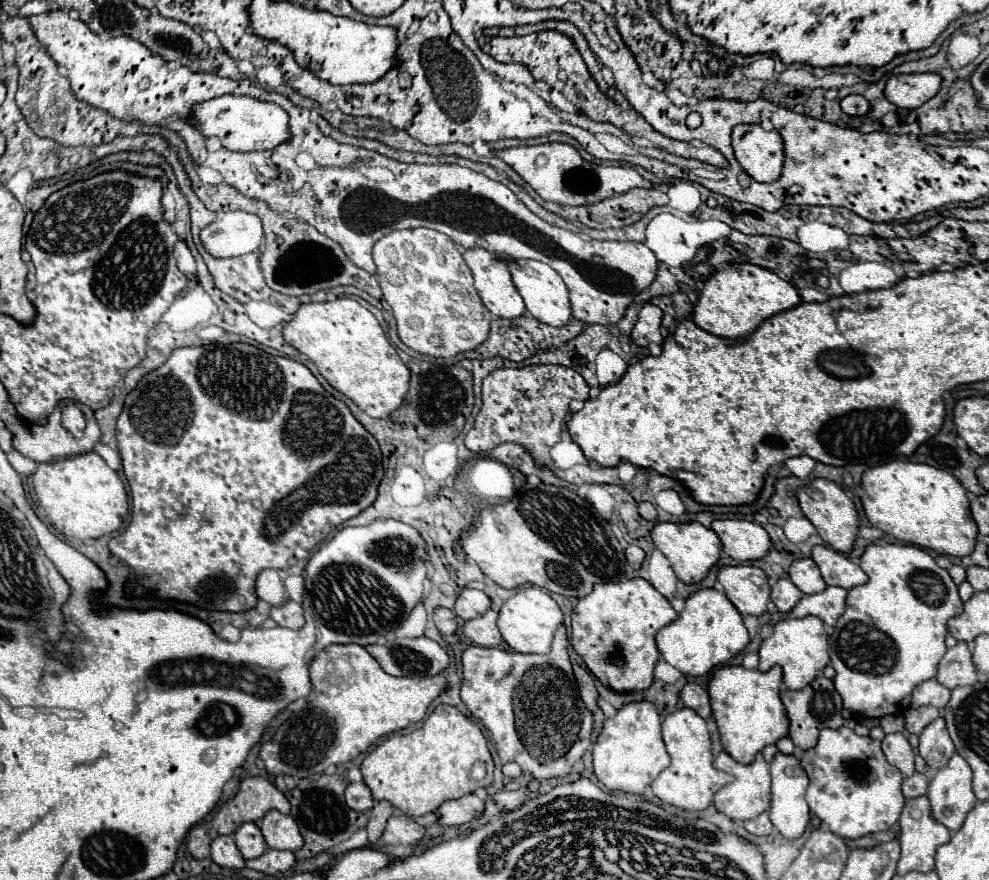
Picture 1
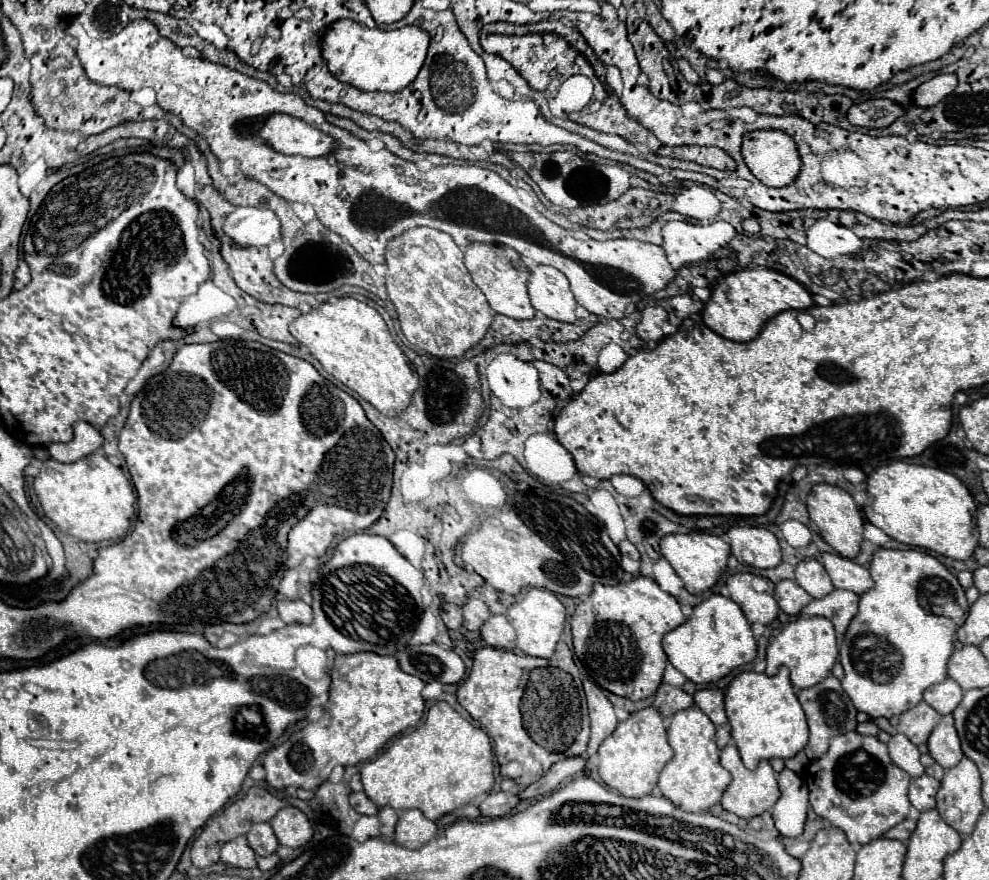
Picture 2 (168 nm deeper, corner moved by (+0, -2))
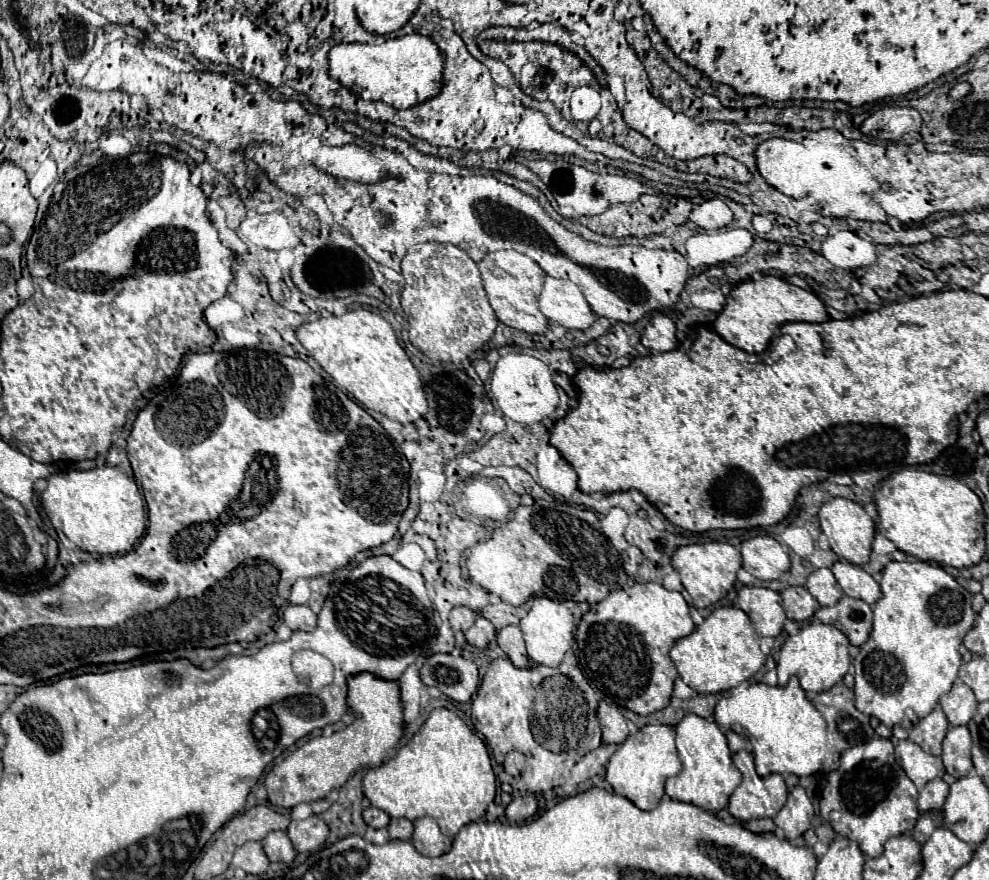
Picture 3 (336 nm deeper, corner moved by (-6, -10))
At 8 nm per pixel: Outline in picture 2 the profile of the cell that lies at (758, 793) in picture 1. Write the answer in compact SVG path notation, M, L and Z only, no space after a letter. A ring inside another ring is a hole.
M728 742L728 746L726 746L724 750L720 750L720 764L732 774L732 782L728 784L728 788L724 790L722 800L720 800L720 804L722 804L724 810L734 812L736 816L750 820L750 818L760 816L762 812L770 810L770 808L776 804L776 800L780 798L780 790L778 790L778 784L776 784L776 780L774 780L774 772L772 772L772 768L770 768L768 760L762 760L762 762L756 766L756 770L748 770L748 768L744 768L744 764L740 762L740 756L738 756L738 752L736 752L736 746L734 746L732 742Z

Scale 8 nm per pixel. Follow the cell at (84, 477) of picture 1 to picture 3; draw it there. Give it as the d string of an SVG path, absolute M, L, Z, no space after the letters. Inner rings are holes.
M102 466L92 470L64 470L48 476L48 488L42 494L42 506L54 528L62 530L68 536L68 540L72 540L80 550L90 554L106 556L106 554L128 552L134 548L134 544L146 530L144 498L136 486L136 480L112 466Z

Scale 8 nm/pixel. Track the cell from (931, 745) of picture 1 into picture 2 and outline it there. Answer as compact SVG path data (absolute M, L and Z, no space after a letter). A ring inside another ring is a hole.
M946 714L940 718L940 722L936 724L936 728L932 730L930 738L928 738L928 754L934 758L936 764L940 764L944 770L952 768L958 764L958 760L962 758L962 750L960 750L960 740L956 736L954 724L952 724L952 716Z

